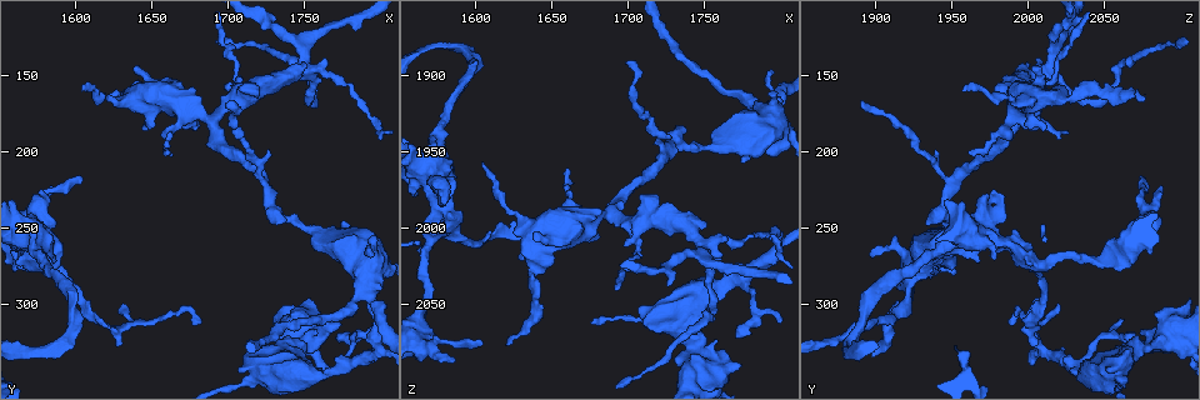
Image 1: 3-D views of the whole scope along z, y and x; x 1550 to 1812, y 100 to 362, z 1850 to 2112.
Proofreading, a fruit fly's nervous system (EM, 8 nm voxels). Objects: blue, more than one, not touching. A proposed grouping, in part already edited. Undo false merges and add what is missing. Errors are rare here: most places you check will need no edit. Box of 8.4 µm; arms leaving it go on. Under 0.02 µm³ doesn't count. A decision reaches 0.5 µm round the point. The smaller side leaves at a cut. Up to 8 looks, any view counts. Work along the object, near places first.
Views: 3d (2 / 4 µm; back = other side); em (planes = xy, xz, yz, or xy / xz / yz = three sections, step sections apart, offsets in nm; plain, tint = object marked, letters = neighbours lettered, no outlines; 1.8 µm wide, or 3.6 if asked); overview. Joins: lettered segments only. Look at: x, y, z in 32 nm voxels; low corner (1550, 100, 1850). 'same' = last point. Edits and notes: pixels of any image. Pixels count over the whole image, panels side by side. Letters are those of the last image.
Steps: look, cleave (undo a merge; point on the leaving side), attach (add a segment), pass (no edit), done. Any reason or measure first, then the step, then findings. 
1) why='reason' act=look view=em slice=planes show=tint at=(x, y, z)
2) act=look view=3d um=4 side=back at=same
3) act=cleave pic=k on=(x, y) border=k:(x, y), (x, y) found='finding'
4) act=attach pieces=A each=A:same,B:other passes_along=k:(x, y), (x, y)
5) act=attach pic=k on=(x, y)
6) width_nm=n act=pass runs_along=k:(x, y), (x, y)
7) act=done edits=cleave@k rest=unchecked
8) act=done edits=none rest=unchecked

why='branch stops here' act=look view=3d um=4 at=(1772, 314, 2090)

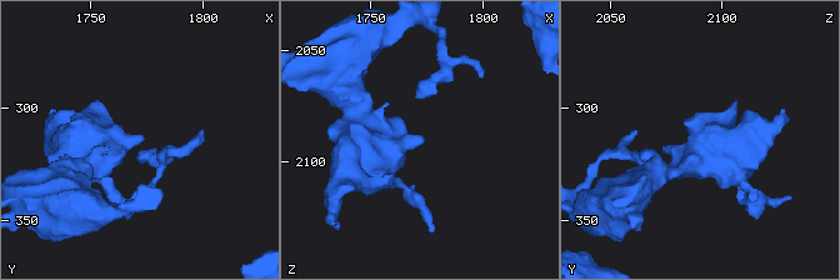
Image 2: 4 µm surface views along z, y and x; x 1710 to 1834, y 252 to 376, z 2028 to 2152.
act=look view=em um=3.6 slice=xz step=16 show=letters at=(1774, 312, 2090)

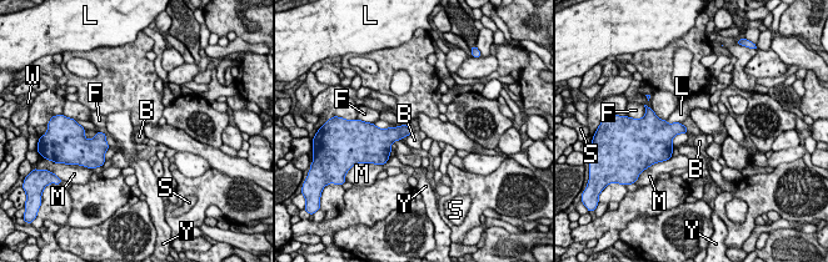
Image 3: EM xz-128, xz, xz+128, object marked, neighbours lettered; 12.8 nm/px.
longest_contact=L:240nm act=pass each=B:other,F:other,L:other,M:other,S:other,W:other,Y:other border=3:(413, 131), (405, 136) found='no lettered segment goes on from it'

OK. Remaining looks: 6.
why='three arms meet' act=look view=em slice=planes show=tint at=(1774, 344, 2032)

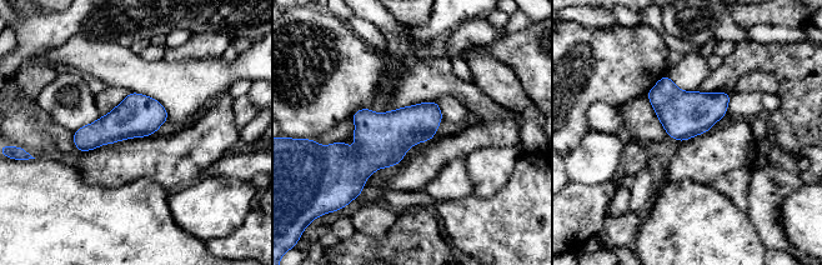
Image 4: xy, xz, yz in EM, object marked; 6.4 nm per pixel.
act=look view=em slice=planes show=letters at=same

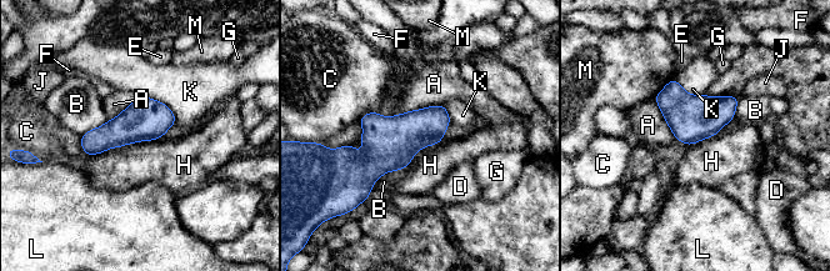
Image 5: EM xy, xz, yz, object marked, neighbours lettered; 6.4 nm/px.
width_nm=280 act=pass each=A:other,B:other,C:other,D:other,E:other,F:other,G:other,H:other,J:other,K:other,L:other,M:other border=5:(156, 139), (111, 146), (91, 156) found='one neuron here'

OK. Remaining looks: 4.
why='an open end' act=look view=em slice=yz step=4 show=tint at=(1586, 224, 2086)

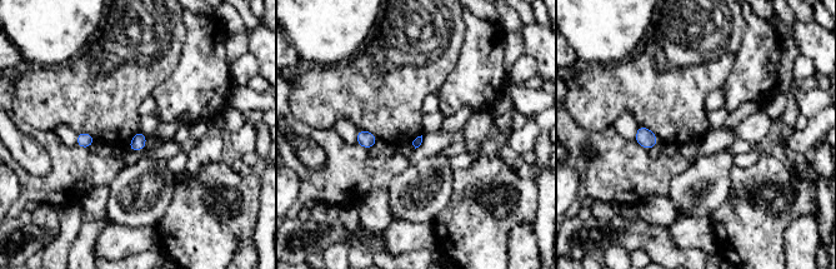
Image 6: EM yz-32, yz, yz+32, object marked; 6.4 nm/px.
act=look view=em slice=xz step=8 show=letters at=same

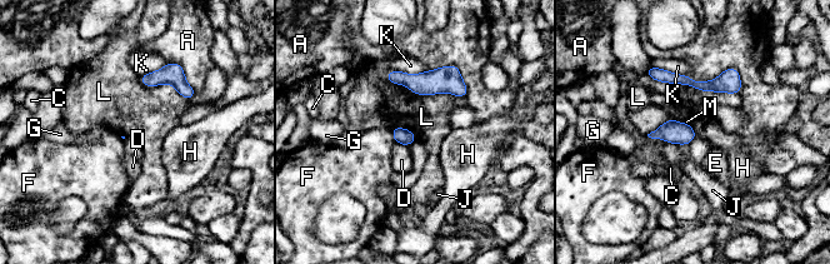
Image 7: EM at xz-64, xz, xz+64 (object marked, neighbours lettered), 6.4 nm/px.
act=pass each=A:other,C:other,D:other,E:other,F:other,G:other,H:other,J:other,K:other,L:other,M:other border=7:(384, 75), (414, 93), (454, 95) found='no lettered segment goes on from it'

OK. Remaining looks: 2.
act=done edits=none rest=unchecked

